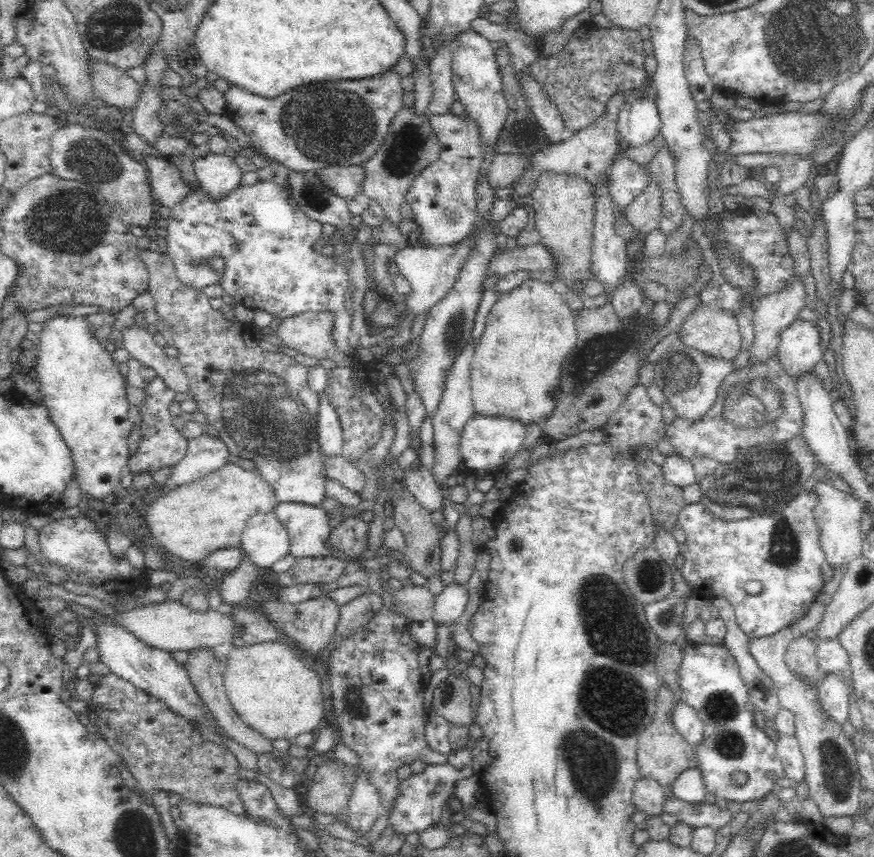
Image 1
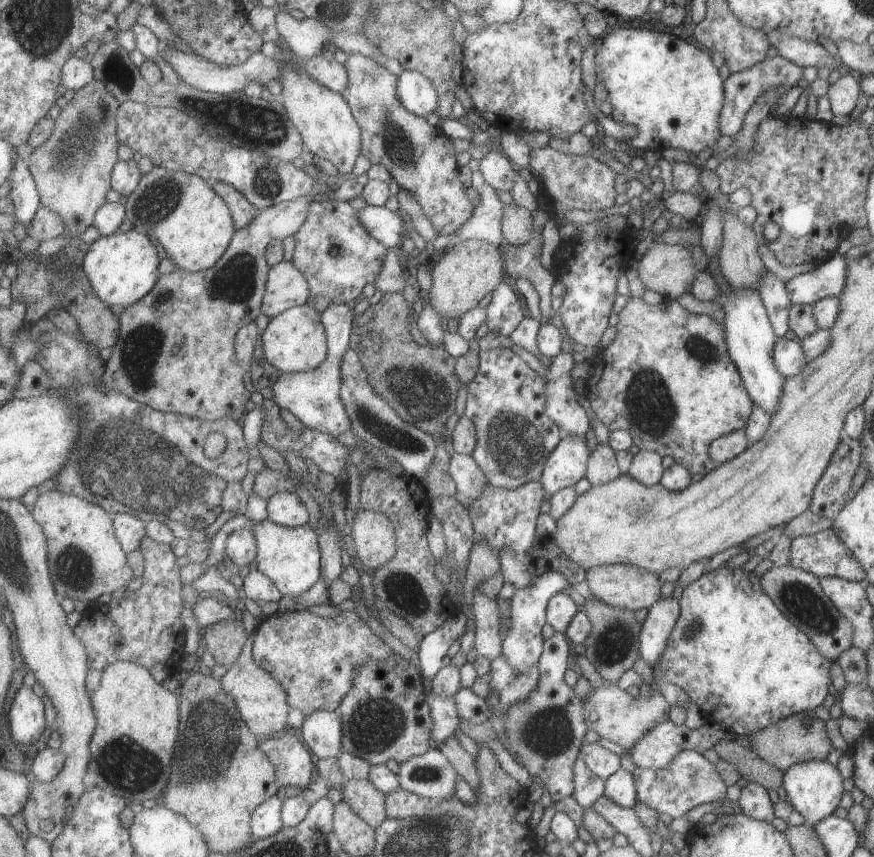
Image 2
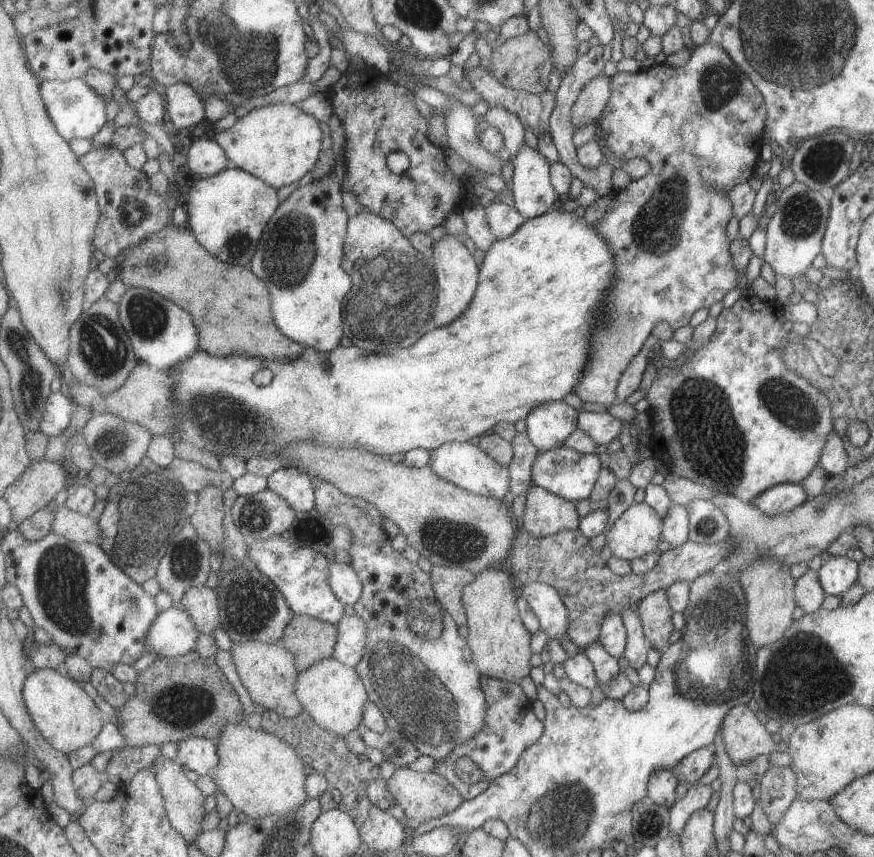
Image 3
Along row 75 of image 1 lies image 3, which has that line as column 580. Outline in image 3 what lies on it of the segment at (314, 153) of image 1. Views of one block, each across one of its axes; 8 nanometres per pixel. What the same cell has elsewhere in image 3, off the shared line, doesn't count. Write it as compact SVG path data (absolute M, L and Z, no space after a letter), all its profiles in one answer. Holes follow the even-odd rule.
M707 41L703 45L698 45L692 50L692 57L687 60L687 63L682 68L673 68L673 66L668 66L665 63L661 65L656 65L651 62L646 63L644 67L642 67L640 70L637 70L636 72L631 72L631 74L617 71L611 78L612 82L612 94L610 97L610 101L607 102L606 109L603 110L603 113L601 115L601 118L598 120L598 126L597 126L597 133L598 133L598 139L601 142L601 145L607 146L610 150L613 151L613 154L615 158L617 159L623 159L623 160L629 160L635 157L644 158L650 165L651 170L645 176L642 178L631 181L630 184L625 188L621 189L619 191L613 191L613 207L611 208L610 212L607 212L600 220L595 224L594 230L598 231L599 234L601 234L603 239L606 239L606 242L609 244L609 247L612 249L614 260L615 260L615 267L616 267L616 274L615 276L615 282L612 286L610 292L608 293L608 296L606 300L604 301L604 306L602 309L604 312L601 314L601 318L603 318L603 324L601 324L601 328L597 328L599 332L595 332L595 334L592 334L591 340L591 354L590 358L587 362L587 369L585 372L585 375L582 377L581 383L577 386L577 389L575 392L578 394L579 398L583 402L589 402L591 404L602 404L604 407L608 408L611 405L615 404L615 400L617 398L616 390L618 387L618 381L619 378L622 377L622 374L626 367L630 364L632 358L635 357L639 353L639 350L642 349L643 344L646 342L646 339L650 337L651 331L653 330L654 326L659 324L660 322L666 322L669 327L671 328L679 328L686 326L689 323L689 320L691 318L691 315L702 308L707 308L714 303L719 302L722 300L722 298L727 294L731 289L735 289L737 282L738 282L738 271L736 270L736 267L734 266L731 254L730 254L730 242L729 238L727 238L726 234L726 226L729 222L729 220L733 217L732 212L732 205L728 198L728 193L736 184L747 182L747 180L755 173L756 164L759 161L758 157L760 154L760 149L763 144L762 142L762 130L764 129L764 121L766 118L766 107L764 106L764 99L761 97L761 94L759 93L759 90L755 88L755 86L749 81L749 78L741 72L741 70L731 61L731 58L725 53L725 50L723 48L719 47L718 43L713 43L710 41Z

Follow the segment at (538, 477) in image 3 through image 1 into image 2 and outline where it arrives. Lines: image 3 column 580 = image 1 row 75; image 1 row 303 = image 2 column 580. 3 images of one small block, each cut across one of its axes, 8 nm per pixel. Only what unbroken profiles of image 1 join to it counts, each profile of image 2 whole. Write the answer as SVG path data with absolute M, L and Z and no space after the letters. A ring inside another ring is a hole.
M563 434L562 441L543 470L541 482L546 492L553 495L559 490L575 486L581 478L585 478L589 454L585 436Z

